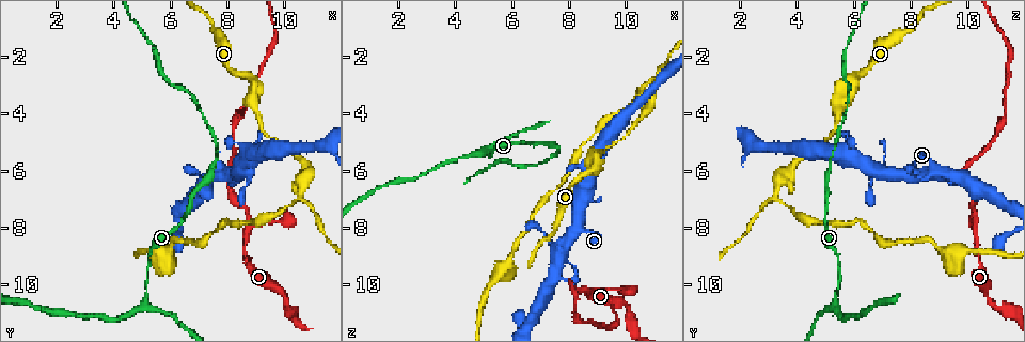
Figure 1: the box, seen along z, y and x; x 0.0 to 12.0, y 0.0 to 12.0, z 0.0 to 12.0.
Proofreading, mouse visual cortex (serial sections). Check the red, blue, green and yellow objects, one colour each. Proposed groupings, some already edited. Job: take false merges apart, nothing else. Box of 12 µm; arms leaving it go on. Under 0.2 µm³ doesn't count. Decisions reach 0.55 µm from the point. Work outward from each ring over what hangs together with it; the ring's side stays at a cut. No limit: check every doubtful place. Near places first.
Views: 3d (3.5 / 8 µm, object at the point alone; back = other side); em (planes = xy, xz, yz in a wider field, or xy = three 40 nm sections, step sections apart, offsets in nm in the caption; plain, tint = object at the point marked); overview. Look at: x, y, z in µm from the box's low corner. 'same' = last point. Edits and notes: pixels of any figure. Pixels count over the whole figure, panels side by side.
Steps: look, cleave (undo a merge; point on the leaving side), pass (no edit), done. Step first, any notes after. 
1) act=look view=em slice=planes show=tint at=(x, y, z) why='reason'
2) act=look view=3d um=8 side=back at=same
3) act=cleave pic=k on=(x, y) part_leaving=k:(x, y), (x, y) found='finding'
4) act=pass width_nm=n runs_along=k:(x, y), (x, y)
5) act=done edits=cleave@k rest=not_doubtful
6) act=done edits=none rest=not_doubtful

act=look view=3d um=3.5 at=(8.7, 7.6, 10.2) why='narrows sharply'

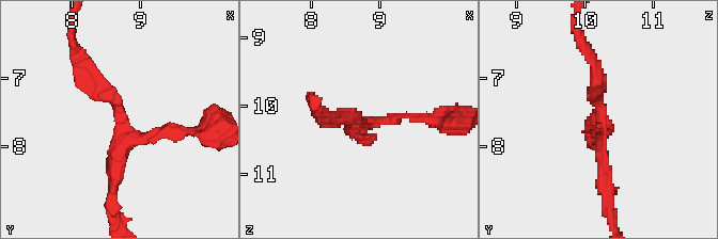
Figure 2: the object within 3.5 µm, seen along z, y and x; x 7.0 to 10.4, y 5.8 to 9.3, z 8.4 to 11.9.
act=pass runs_along=2:(110, 195), (123, 123), (80, 70) found='all the same cell'

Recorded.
act=look view=3d um=3.5 at=(10.5, 7.0, 3.2) why='sudden change in width'

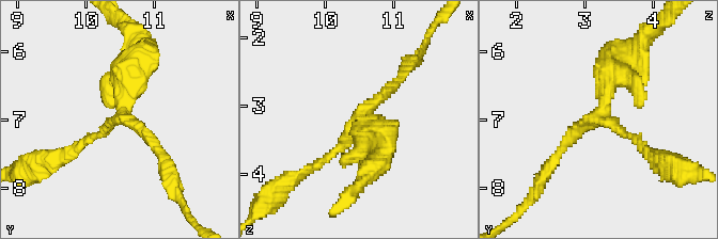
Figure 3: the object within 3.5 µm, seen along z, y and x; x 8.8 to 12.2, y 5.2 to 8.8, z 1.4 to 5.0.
act=look view=em slice=xy step=1 show=tint at=(10.50, 6.90, 3.25) why='now the EM'

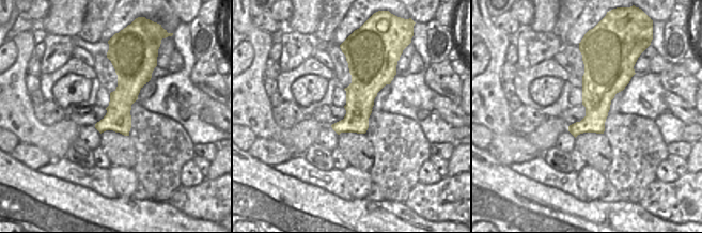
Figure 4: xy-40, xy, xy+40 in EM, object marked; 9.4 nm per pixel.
act=pass arm_widths_nm=150,200,400 runs_along=3:(141, 56), (122, 114), (76, 147) found='one cell here'

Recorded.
act=look view=3d um=8 at=(5.1, 10.6, 5.4) why='sharp bend'

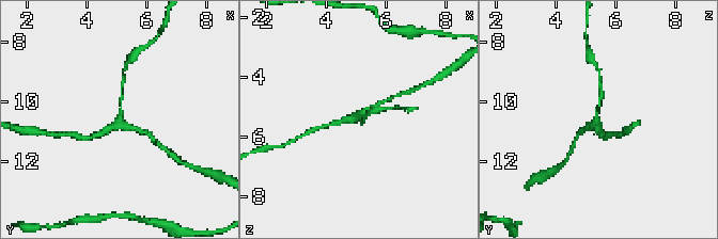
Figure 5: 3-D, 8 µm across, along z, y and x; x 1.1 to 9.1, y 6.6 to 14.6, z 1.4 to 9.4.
act=look view=em slice=xy step=1 show=tint at=(5.1, 10.6, 5.3) arms=3 arm_widths_nm=150,200,200 why='need the tissue'

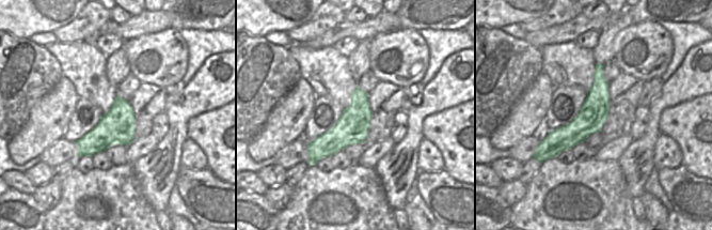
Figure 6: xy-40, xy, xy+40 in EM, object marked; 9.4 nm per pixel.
act=pass runs_along=5:(121, 90), (120, 120), (94, 136) found='one cell here'

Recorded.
act=done edits=none rest=not_doubtful

